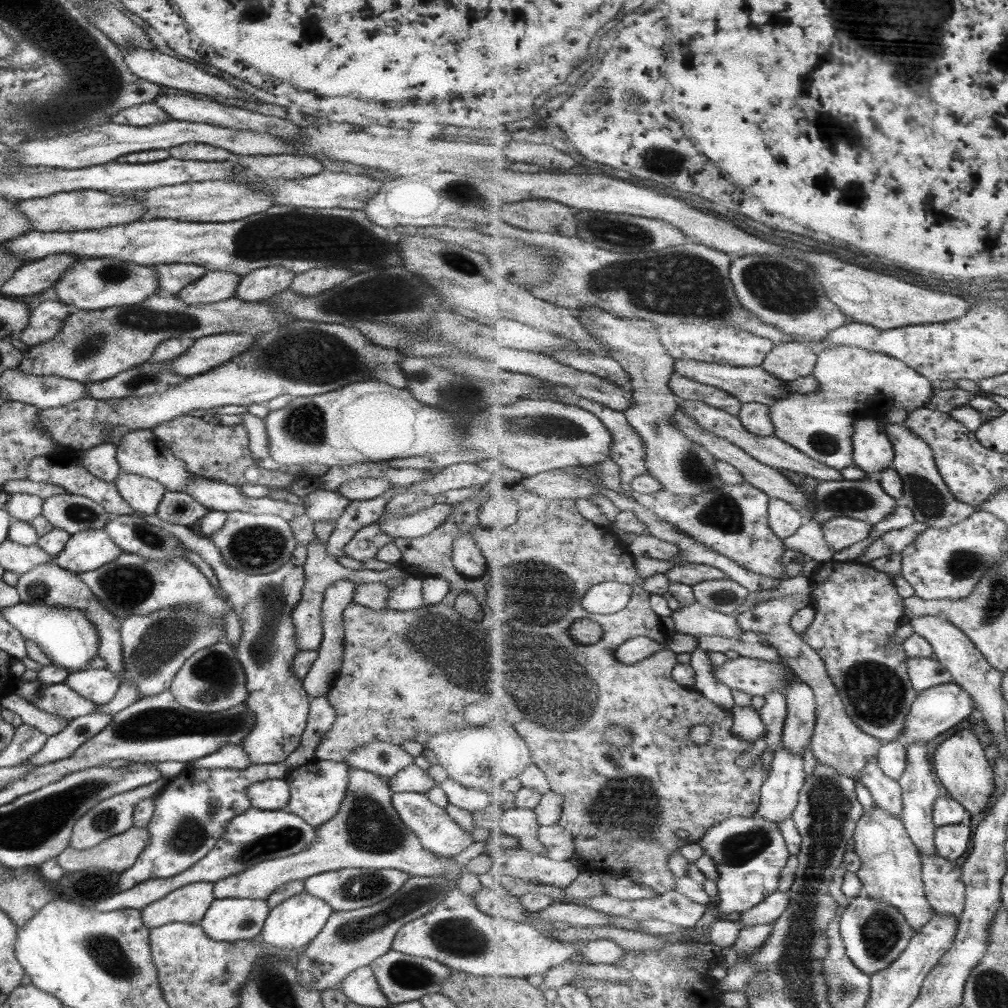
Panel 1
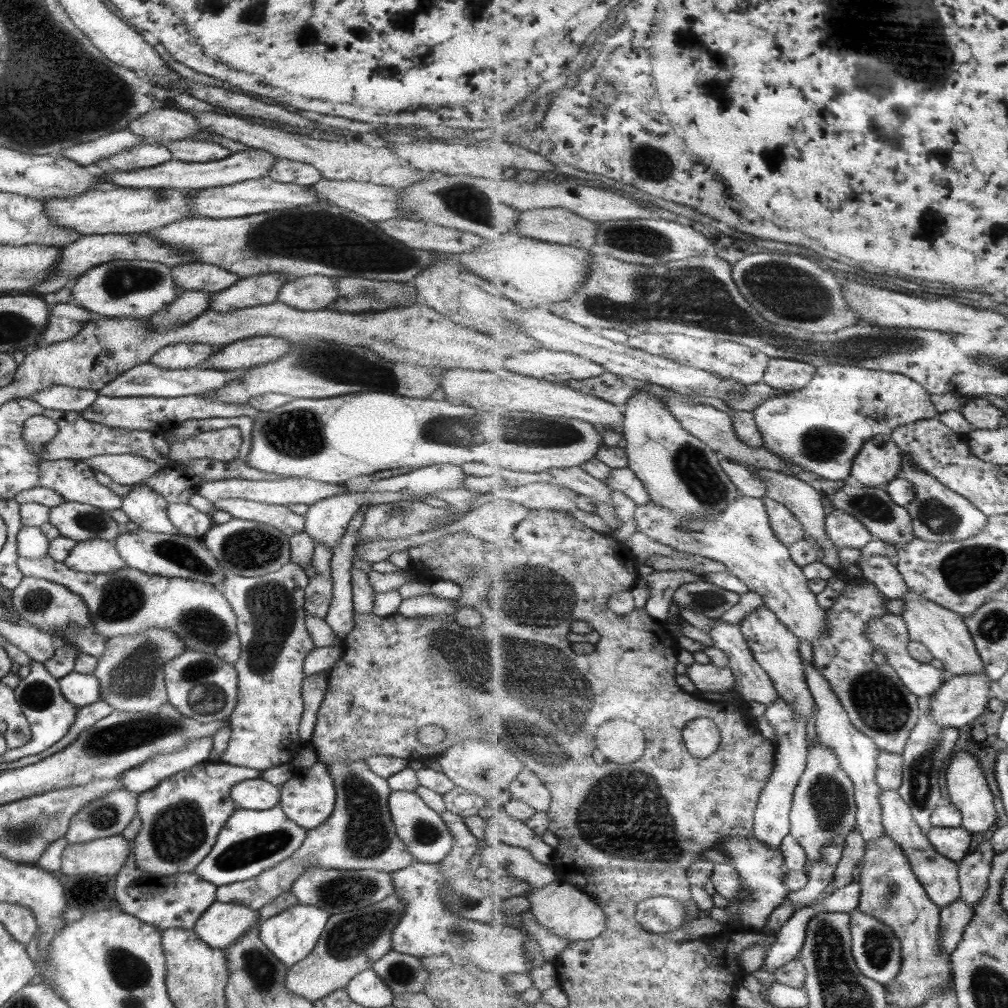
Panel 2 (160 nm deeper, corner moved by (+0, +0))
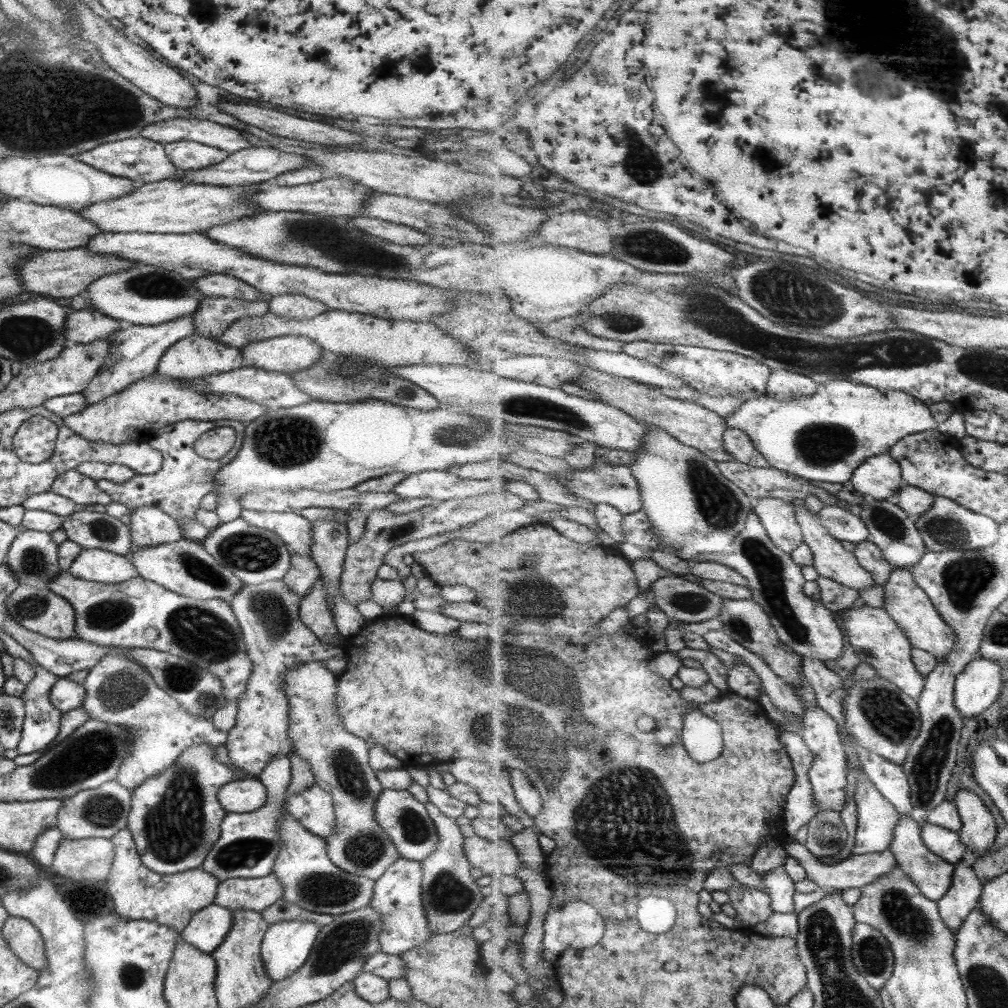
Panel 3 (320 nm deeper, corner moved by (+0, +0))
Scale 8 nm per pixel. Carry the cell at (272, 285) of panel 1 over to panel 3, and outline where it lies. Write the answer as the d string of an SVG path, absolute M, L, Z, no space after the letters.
M205 297L191 315L194 334L205 339L217 339L231 323L246 317L259 317L268 312L267 301L251 303L235 298Z

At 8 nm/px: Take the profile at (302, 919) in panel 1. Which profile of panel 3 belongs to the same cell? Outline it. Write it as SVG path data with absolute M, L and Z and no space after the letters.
M282 921L271 924L260 944L260 959L271 982L291 976L309 956L321 927L317 921Z

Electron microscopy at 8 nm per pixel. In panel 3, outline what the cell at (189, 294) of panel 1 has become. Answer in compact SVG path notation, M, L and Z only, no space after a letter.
M187 315L157 327L133 325L127 330L117 331L113 338L113 346L109 348L109 354L103 360L105 364L101 366L97 376L89 382L89 386L78 393L83 397L85 404L89 405L121 392L133 382L154 374L160 357L169 349L169 346L189 337L194 330L193 319L191 315Z

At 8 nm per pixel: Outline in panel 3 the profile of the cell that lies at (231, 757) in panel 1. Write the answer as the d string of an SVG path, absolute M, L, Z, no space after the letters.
M60 571L55 579L47 582L45 588L64 598L73 607L74 631L77 639L99 646L144 648L167 652L183 659L185 663L190 662L201 670L214 674L214 677L219 679L225 702L210 719L217 730L221 732L231 730L237 714L237 699L247 686L247 679L252 673L252 662L247 656L240 626L228 602L219 598L195 600L179 596L139 576L117 584L103 584L73 578L67 571Z

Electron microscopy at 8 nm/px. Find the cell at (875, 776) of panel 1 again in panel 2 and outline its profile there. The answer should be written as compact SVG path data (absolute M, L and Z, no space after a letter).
M882 790L882 812L883 826L885 833L903 847L907 854L907 859L911 862L914 873L918 875L919 882L926 887L926 891L931 900L940 907L946 907L952 902L958 901L962 896L962 883L960 882L960 866L957 862L950 860L940 854L931 845L930 838L923 834L922 828L915 822L914 815L911 812L911 806L908 806L899 791Z

